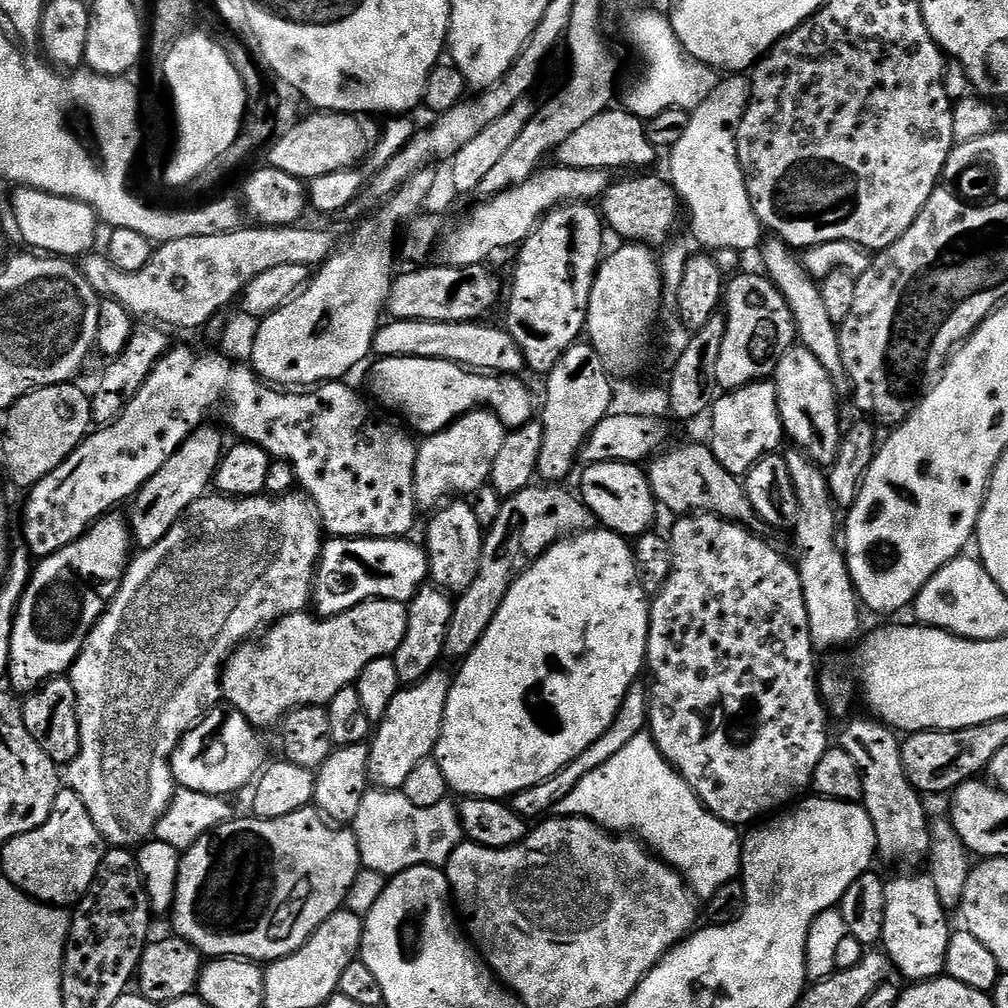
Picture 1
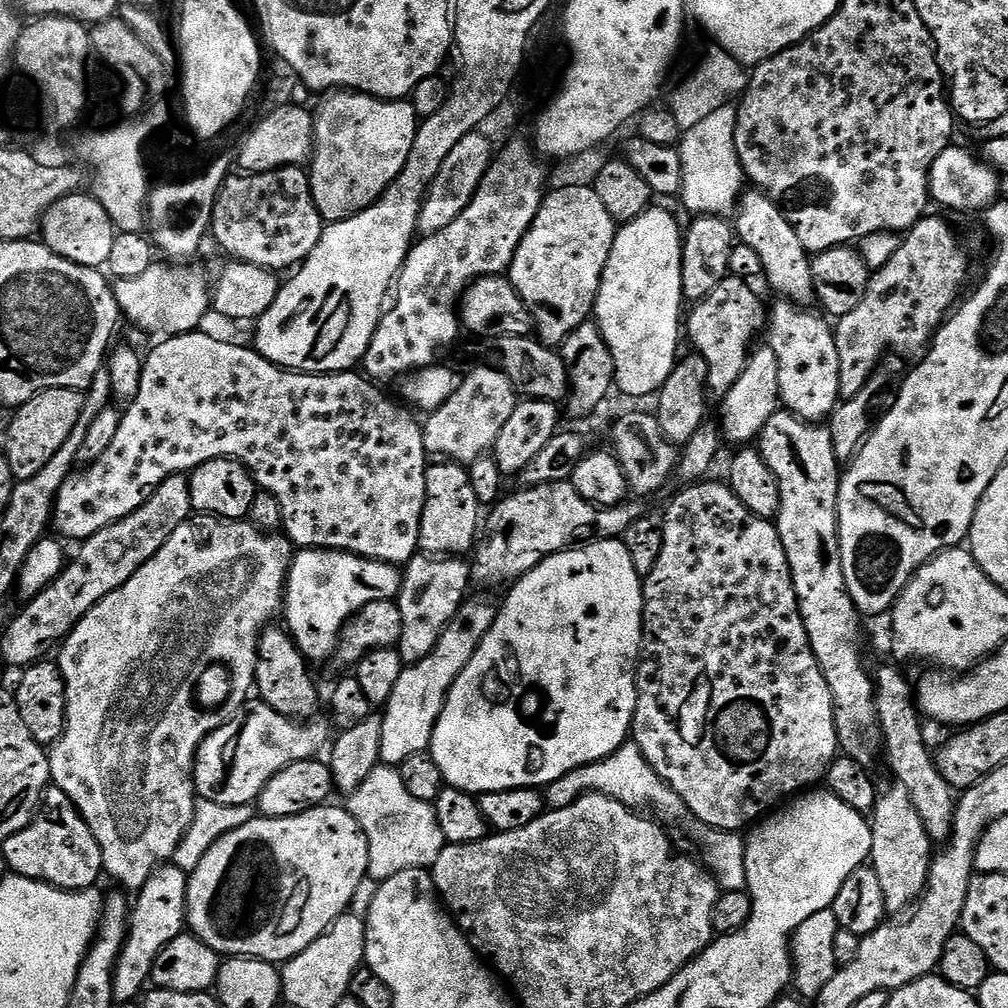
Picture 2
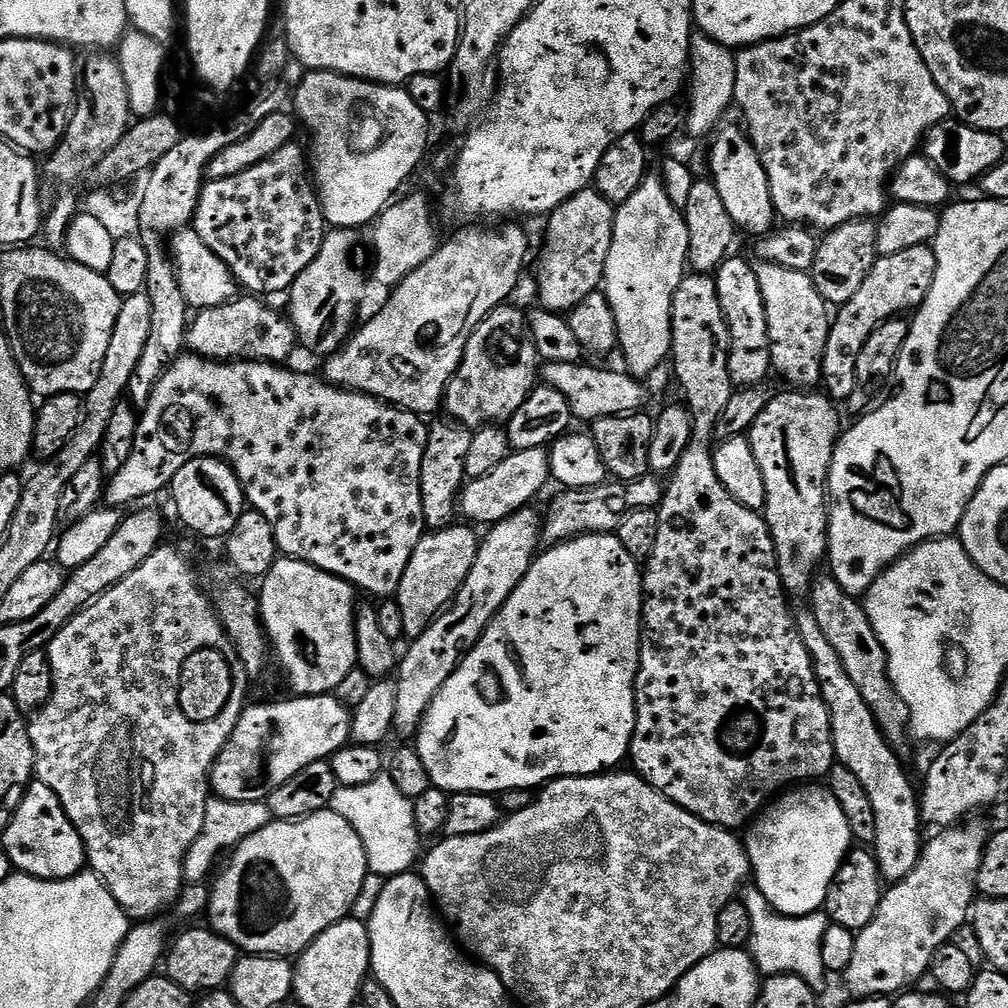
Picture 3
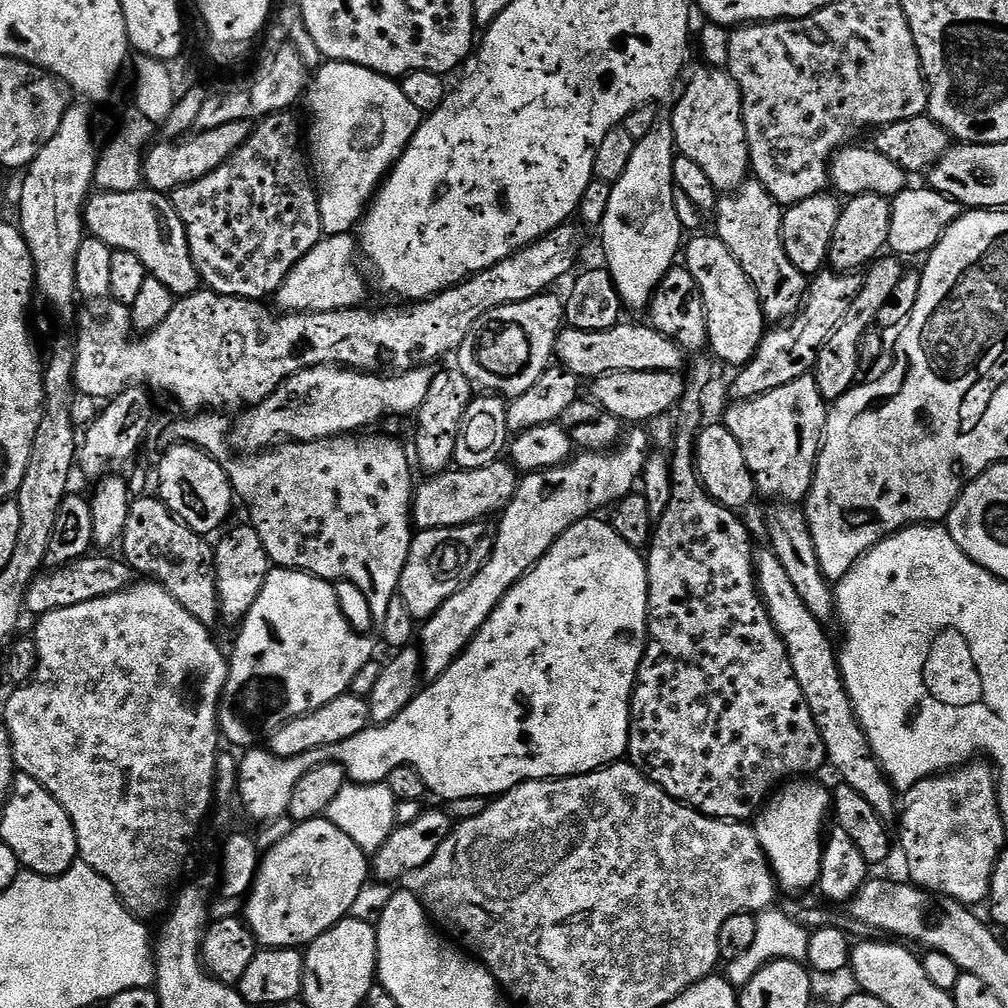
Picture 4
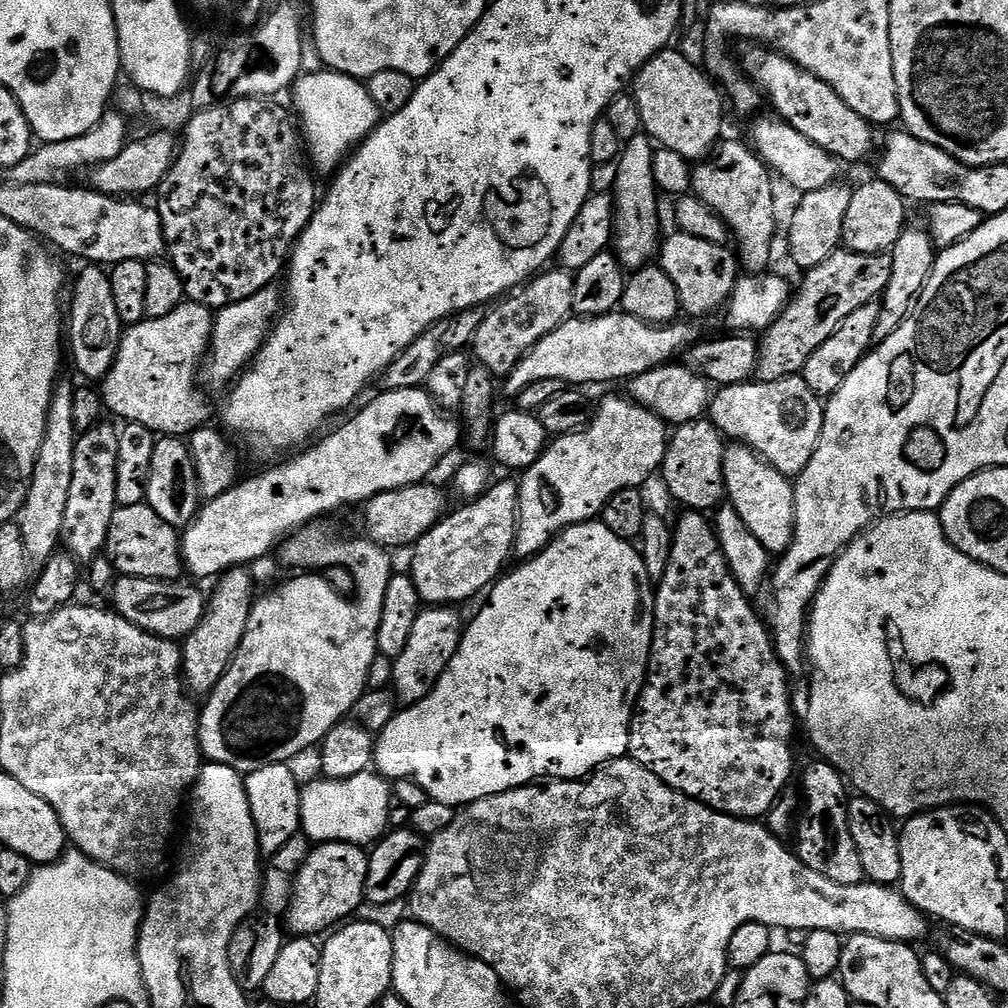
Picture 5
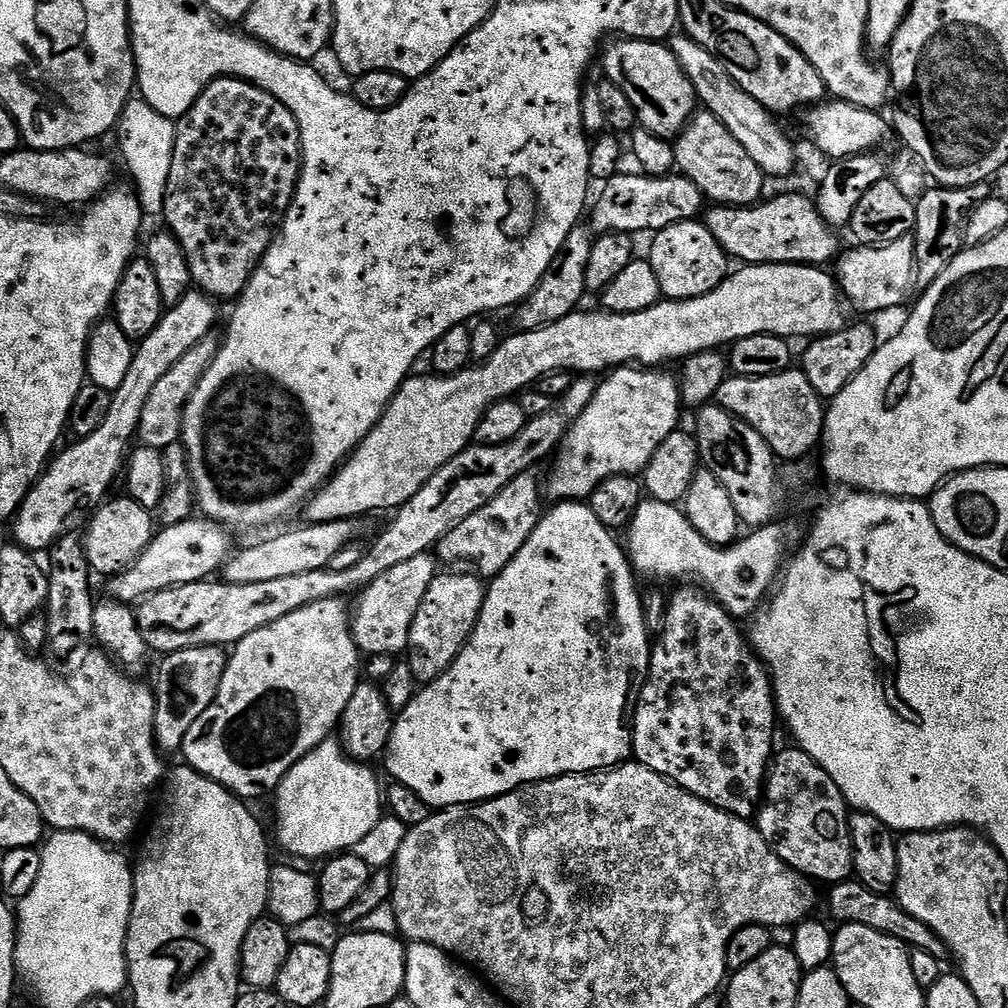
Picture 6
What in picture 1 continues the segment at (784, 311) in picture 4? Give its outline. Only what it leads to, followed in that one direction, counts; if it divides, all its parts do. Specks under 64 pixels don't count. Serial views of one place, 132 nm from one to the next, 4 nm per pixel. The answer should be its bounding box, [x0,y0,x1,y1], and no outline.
[774,346,842,466]

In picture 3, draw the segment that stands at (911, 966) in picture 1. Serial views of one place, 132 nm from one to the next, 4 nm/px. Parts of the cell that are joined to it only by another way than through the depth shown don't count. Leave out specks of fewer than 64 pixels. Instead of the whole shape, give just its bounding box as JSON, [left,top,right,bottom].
[795,610,926,882]

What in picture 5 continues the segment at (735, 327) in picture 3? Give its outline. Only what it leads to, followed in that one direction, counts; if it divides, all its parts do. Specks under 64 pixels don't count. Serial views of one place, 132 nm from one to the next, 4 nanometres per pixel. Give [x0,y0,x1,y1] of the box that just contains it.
[658,231,738,316]

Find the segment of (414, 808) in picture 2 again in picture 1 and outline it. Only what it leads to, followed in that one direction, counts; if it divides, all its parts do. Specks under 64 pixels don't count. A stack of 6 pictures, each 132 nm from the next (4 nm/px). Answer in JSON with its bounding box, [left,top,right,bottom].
[350,790,462,878]

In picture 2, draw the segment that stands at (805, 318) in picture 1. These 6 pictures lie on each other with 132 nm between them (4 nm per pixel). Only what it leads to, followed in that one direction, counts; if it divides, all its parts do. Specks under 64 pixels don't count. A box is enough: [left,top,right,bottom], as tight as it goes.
[734,190,815,306]

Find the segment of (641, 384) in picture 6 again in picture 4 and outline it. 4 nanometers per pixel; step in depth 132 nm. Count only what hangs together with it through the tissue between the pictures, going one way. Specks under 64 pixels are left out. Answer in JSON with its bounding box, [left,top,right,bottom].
[418,426,650,681]

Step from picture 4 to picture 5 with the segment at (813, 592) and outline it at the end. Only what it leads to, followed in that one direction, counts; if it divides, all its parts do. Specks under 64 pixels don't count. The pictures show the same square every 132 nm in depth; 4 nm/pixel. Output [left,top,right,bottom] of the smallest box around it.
[722,442,796,554]

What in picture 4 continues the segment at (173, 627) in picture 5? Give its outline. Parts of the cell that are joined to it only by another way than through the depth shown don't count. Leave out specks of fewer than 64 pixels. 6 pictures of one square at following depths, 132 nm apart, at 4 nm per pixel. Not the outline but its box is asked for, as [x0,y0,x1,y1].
[24,554,134,618]

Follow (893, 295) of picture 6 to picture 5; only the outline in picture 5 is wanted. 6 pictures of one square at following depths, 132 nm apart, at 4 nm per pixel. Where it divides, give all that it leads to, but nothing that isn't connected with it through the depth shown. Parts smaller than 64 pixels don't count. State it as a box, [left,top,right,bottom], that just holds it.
[756,250,892,382]

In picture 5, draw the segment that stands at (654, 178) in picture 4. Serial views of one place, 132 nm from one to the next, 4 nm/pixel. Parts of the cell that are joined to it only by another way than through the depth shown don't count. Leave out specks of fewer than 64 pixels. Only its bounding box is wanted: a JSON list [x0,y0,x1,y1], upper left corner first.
[612,134,660,268]

